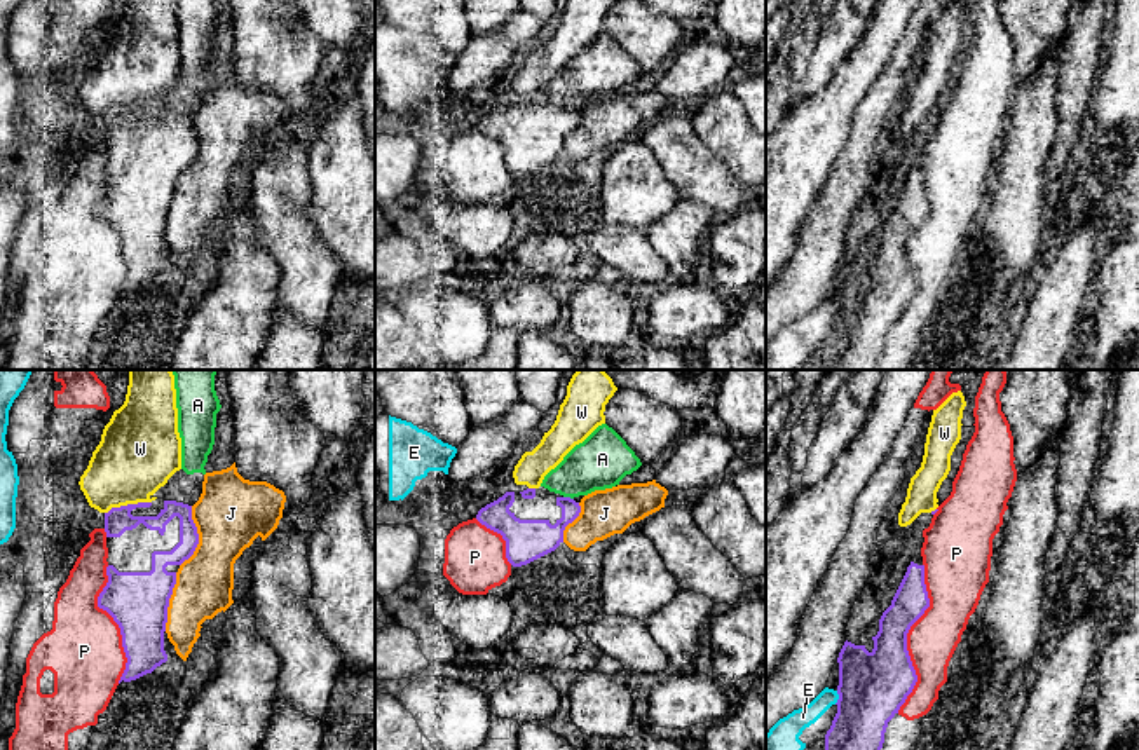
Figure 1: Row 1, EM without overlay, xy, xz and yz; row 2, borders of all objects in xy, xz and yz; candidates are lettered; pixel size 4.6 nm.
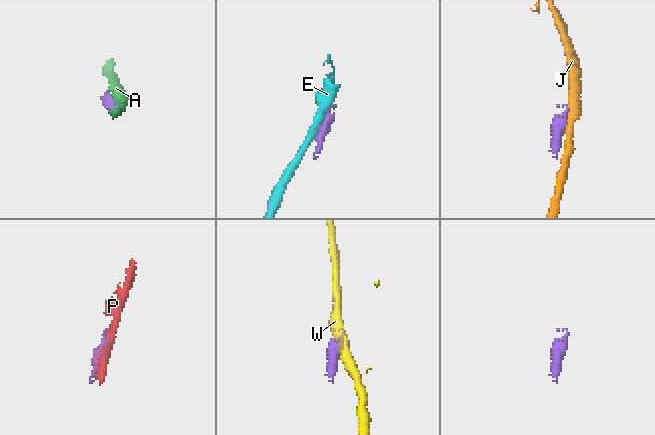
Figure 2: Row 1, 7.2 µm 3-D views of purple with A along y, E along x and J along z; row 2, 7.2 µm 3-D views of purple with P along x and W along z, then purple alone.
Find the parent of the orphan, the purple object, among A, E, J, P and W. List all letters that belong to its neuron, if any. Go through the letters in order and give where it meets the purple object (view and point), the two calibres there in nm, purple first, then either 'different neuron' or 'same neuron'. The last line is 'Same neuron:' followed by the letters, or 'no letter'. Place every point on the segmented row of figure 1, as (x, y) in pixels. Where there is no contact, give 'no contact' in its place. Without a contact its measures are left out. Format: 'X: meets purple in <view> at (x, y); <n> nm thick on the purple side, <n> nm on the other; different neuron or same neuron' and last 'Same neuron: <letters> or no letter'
A: meets purple in xz at (569, 497); 180 nm thick on the purple side, 240 nm on the other; different neuron
E: meets purple in yz at (839, 698); 320 nm thick on the purple side, 100 nm on the other; different neuron
J: meets purple in xy at (197, 536); 90 nm thick on the purple side, 320 nm on the other; different neuron
P: meets purple in yz at (906, 639); 300 nm thick on the purple side, 220 nm on the other; different neuron
W: meets purple in xy at (128, 504); 120 nm thick on the purple side, 360 nm on the other; different neuron
Same neuron: no letter

